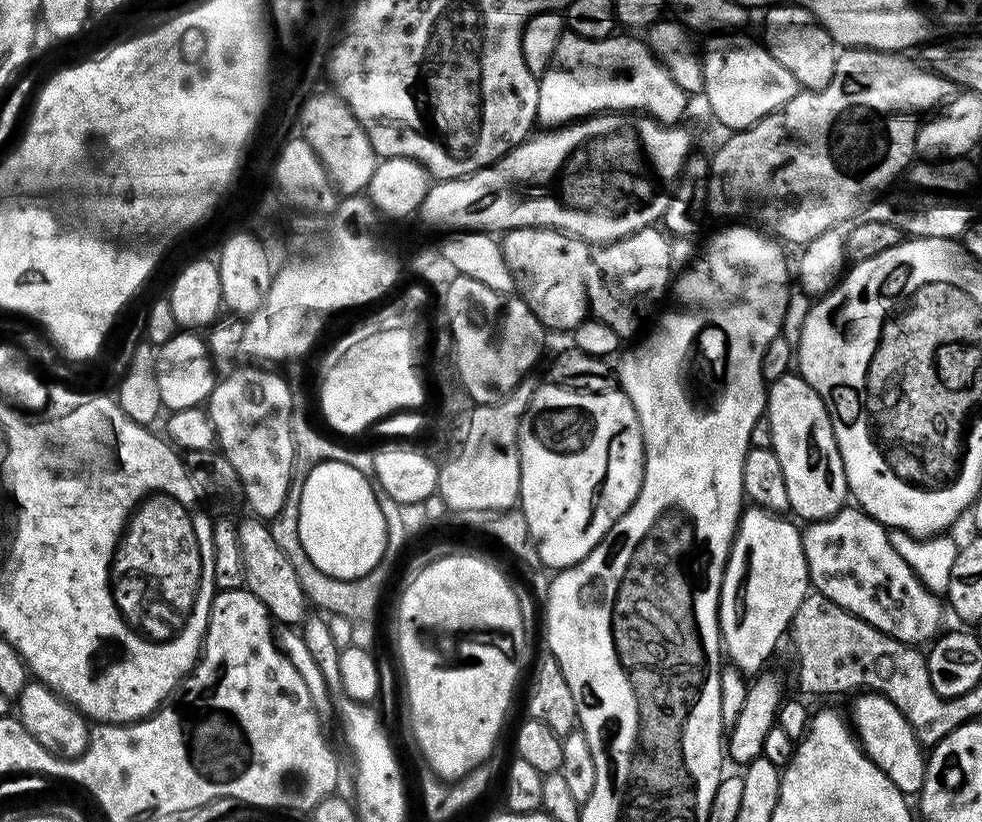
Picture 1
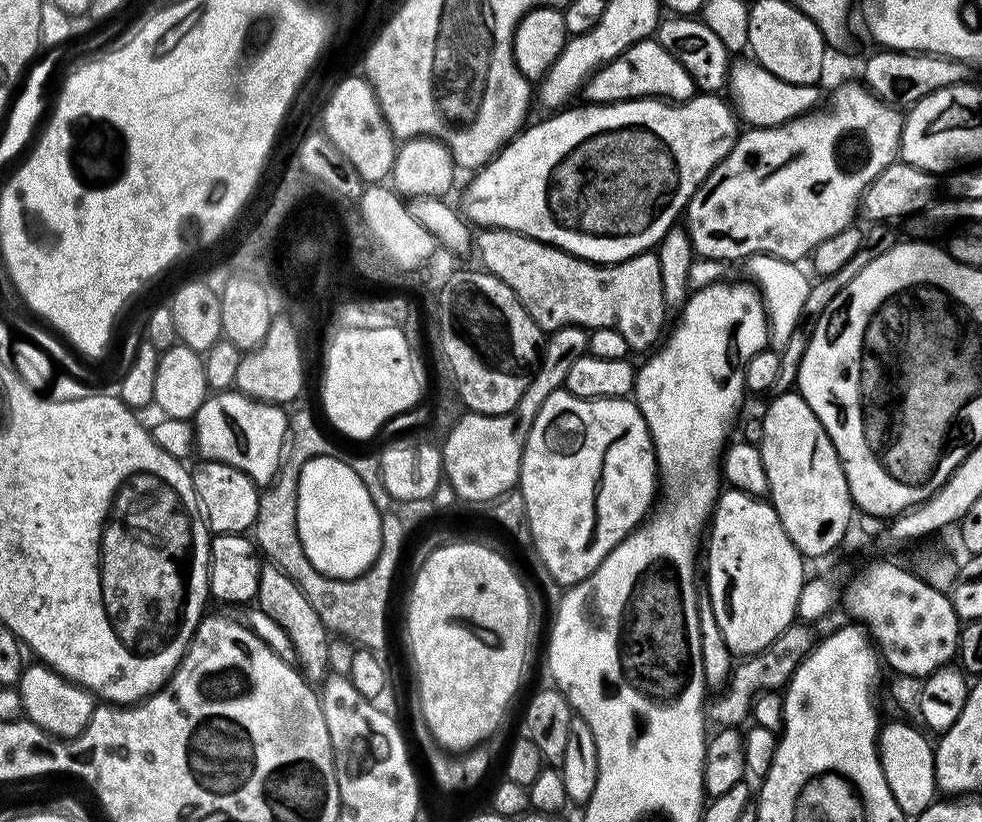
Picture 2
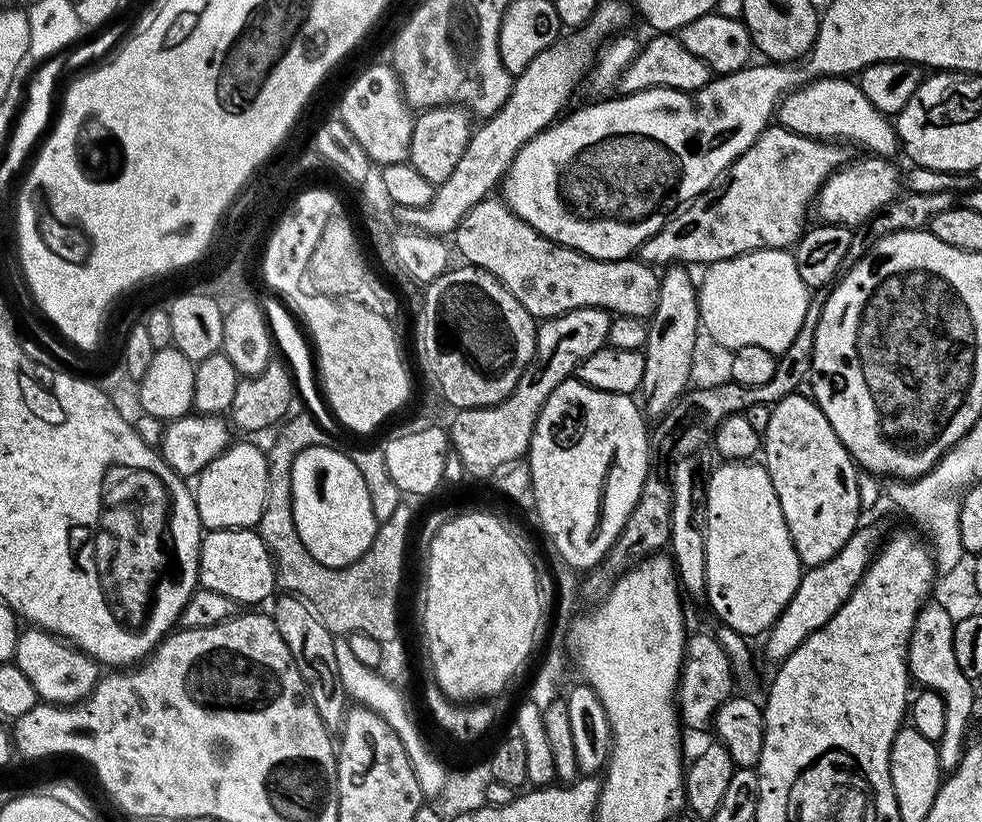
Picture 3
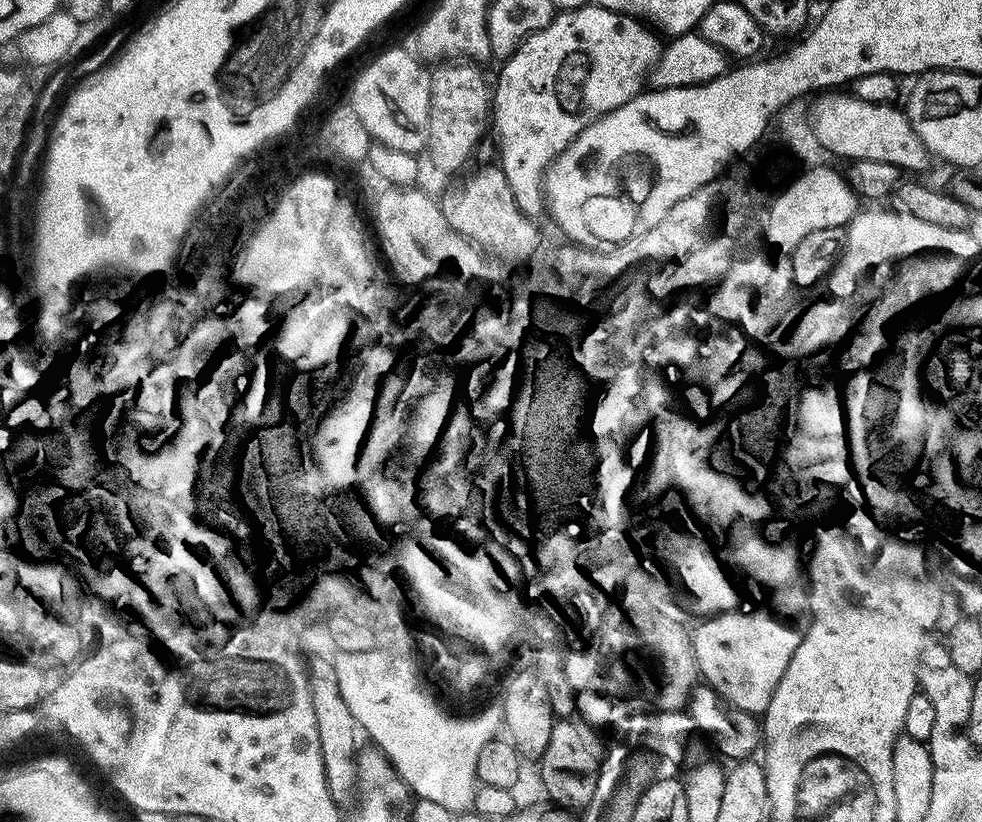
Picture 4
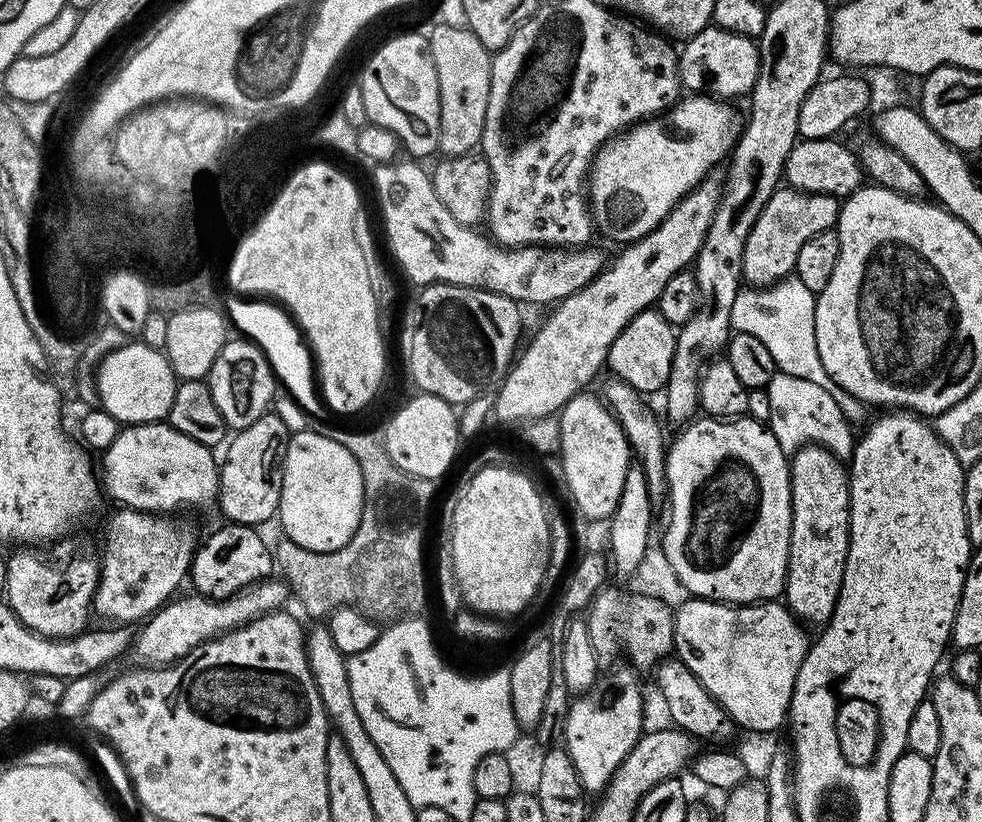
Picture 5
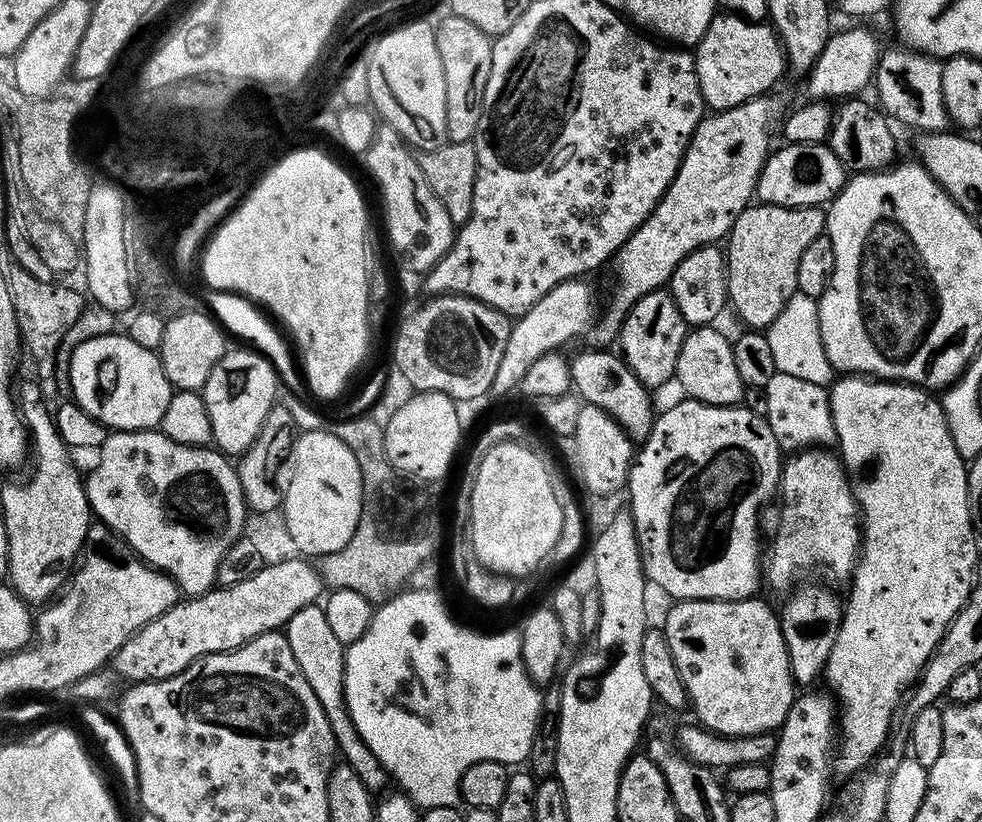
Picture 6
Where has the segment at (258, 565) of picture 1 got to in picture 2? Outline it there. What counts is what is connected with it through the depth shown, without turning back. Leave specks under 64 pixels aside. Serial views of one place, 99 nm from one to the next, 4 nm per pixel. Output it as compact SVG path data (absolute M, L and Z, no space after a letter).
M265 563L260 570L255 603L263 612L270 614L270 618L274 618L274 622L278 622L278 626L282 626L286 634L290 634L290 642L296 654L295 663L304 679L313 686L322 685L330 673L328 667L328 659L332 656L331 650L328 649L330 633L325 628L322 618L318 618L318 610L310 606L306 594L302 594L299 586L281 568Z

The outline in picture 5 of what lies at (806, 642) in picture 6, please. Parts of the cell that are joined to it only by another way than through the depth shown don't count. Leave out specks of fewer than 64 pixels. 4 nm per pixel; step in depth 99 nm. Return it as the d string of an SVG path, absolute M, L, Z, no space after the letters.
M807 444L790 456L792 469L792 545L783 603L805 626L823 626L834 614L848 557L848 478L834 453Z

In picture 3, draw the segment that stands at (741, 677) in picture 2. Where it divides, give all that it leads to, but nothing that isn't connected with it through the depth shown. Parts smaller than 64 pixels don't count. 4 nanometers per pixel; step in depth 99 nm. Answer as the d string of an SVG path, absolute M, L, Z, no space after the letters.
M693 633L685 645L685 661L677 691L681 723L687 729L688 727L692 730L704 730L707 727L709 729L717 709L731 697L733 690L730 662L724 648L716 642L711 633Z

